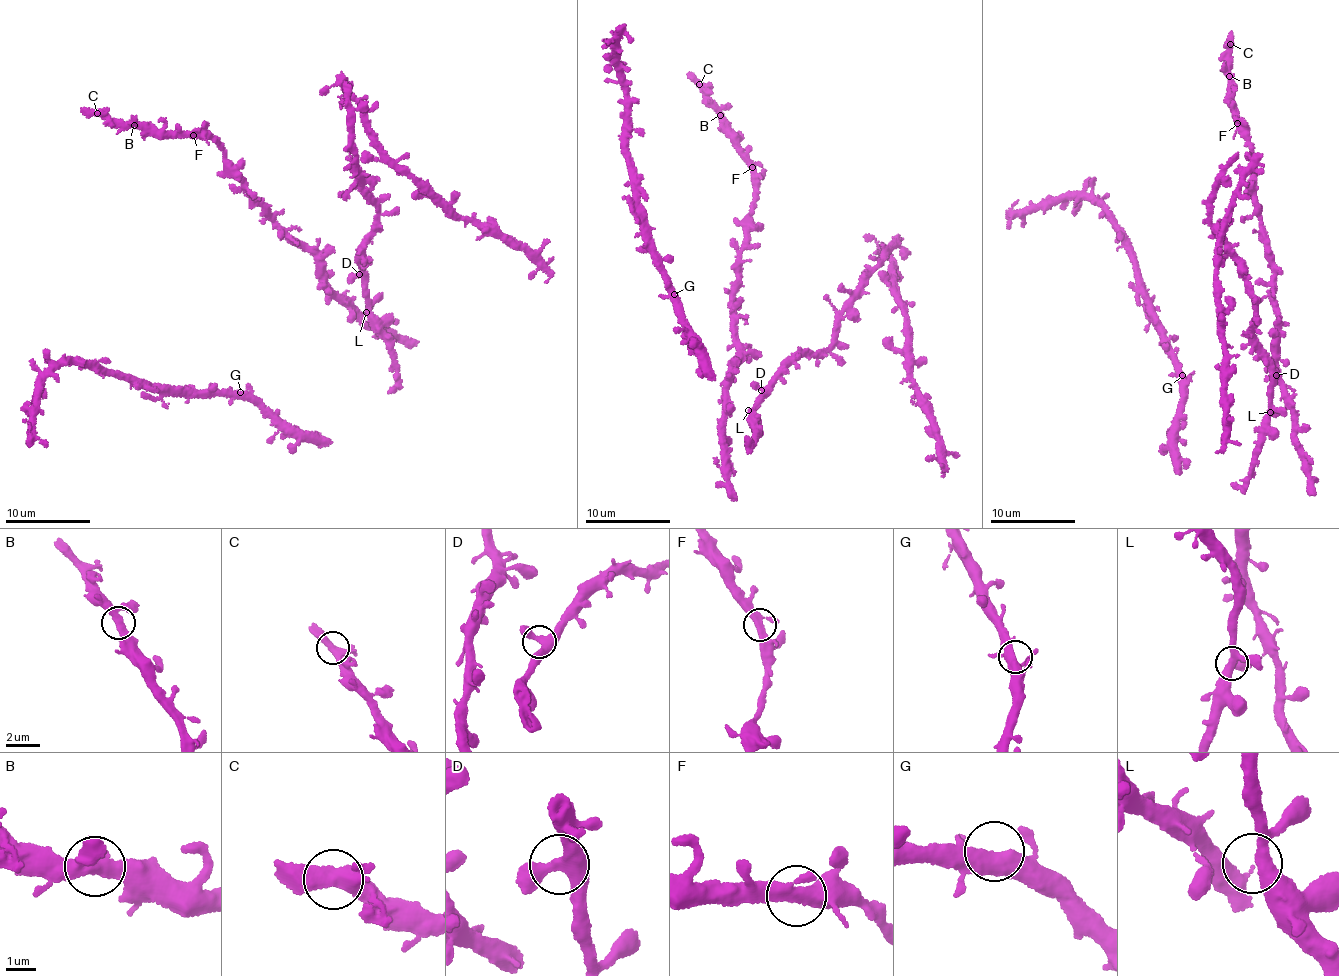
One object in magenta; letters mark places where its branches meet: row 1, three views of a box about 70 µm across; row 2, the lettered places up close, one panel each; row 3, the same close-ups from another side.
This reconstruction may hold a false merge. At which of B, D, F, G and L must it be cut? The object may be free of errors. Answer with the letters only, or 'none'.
none

